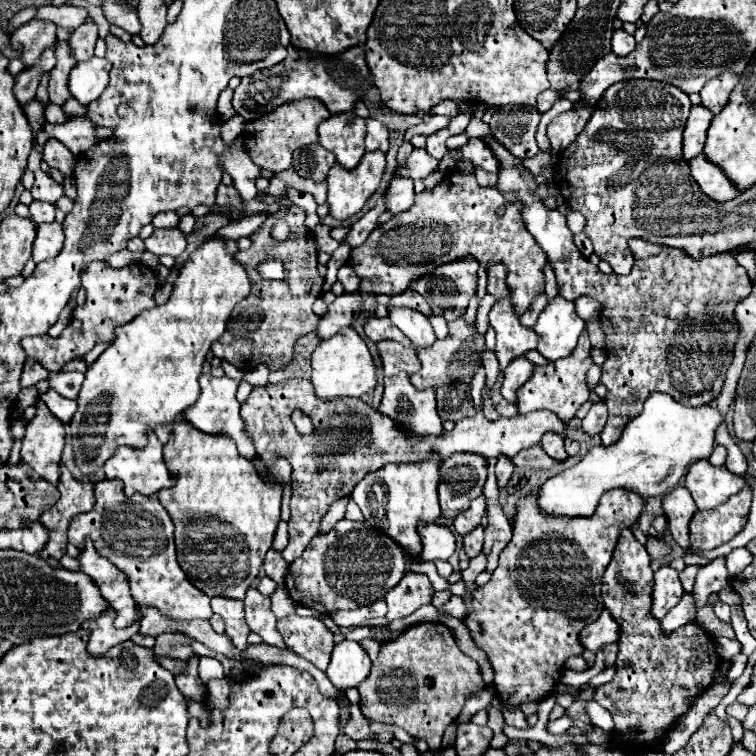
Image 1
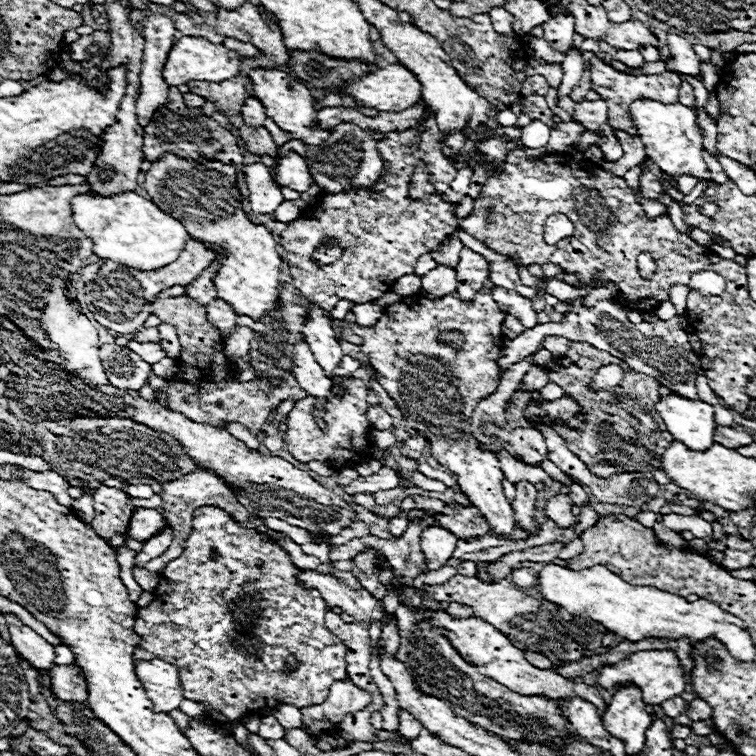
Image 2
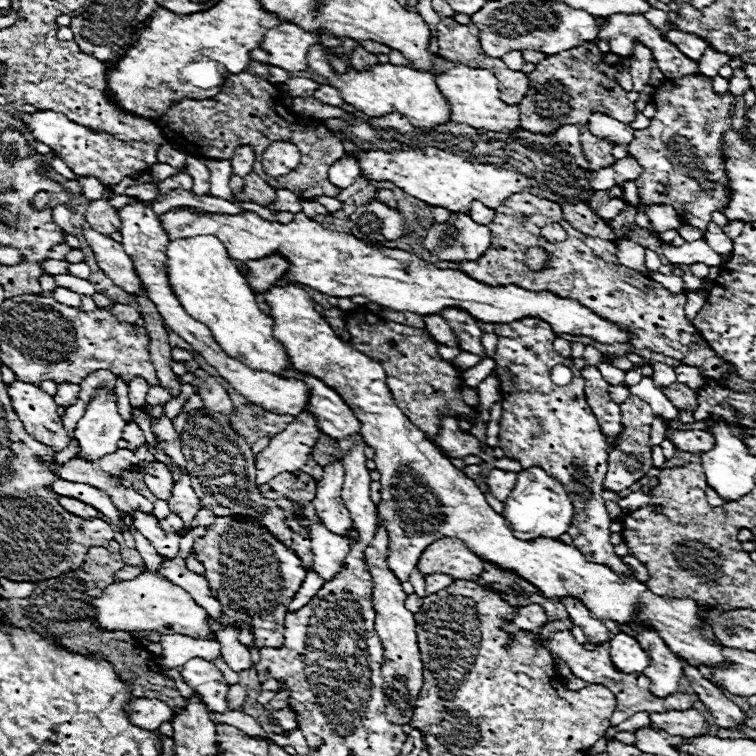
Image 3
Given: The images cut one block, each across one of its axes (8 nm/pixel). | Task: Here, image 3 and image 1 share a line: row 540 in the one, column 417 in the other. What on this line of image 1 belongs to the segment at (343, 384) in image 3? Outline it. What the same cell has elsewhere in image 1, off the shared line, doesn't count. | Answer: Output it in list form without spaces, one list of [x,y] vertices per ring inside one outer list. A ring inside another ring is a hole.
[[[408,374],[384,378],[384,386],[384,396],[378,406],[382,414],[388,414],[412,434],[442,434],[442,420],[436,412],[436,398],[432,388],[414,388],[408,380]],[[436,456],[424,462],[386,466],[376,474],[368,474],[368,478],[364,478],[350,496],[360,506],[370,526],[390,536],[404,550],[406,556],[416,560],[420,558],[420,550],[422,550],[418,524],[434,522],[436,518],[440,518],[440,506],[438,506],[438,494],[436,494],[436,486],[440,480],[438,468],[440,468],[440,458]]]

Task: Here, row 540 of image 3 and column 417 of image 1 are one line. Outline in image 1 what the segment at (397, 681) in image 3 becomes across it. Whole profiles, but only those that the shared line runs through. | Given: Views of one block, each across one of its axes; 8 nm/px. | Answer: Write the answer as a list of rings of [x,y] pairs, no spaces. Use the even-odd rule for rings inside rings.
[[[458,318],[456,322],[448,322],[450,334],[444,340],[436,340],[432,348],[428,350],[420,350],[418,358],[422,362],[420,372],[410,376],[410,382],[420,388],[438,388],[444,384],[452,384],[452,382],[470,382],[474,372],[482,366],[482,348],[484,348],[484,336],[476,334],[474,326],[468,326],[464,322],[464,318]]]

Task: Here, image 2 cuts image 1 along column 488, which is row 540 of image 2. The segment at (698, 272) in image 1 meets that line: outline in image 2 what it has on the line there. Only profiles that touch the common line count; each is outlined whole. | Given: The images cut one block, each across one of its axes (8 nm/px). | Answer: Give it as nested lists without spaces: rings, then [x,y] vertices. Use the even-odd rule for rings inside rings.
[[[138,508],[138,512],[134,512],[134,520],[130,520],[130,536],[134,540],[146,542],[154,534],[162,532],[166,526],[170,526],[170,522],[158,510]]]

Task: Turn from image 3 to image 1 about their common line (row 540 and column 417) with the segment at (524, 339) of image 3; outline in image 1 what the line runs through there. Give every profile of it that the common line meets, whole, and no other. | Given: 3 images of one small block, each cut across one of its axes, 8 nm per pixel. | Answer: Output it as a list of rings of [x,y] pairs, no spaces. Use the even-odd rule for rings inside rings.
[[[414,572],[404,574],[398,586],[386,594],[386,604],[388,604],[386,620],[392,622],[410,616],[422,604],[430,604],[432,596],[434,596],[434,588],[426,574],[414,574]]]

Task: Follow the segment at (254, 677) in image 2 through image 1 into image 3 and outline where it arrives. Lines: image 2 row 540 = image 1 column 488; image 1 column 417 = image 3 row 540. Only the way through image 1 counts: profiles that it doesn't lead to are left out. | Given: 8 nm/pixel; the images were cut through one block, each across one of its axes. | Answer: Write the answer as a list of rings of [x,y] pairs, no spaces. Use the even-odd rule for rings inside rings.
[[[234,516],[216,518],[216,522],[208,526],[208,534],[194,540],[194,550],[198,560],[206,566],[204,576],[210,582],[212,594],[224,608],[222,624],[210,618],[210,628],[218,632],[226,624],[236,624],[240,628],[248,628],[254,634],[254,644],[258,648],[280,648],[284,642],[284,616],[288,612],[286,606],[306,578],[306,568],[302,566],[302,560],[296,556],[296,552],[266,532],[258,520]]]

